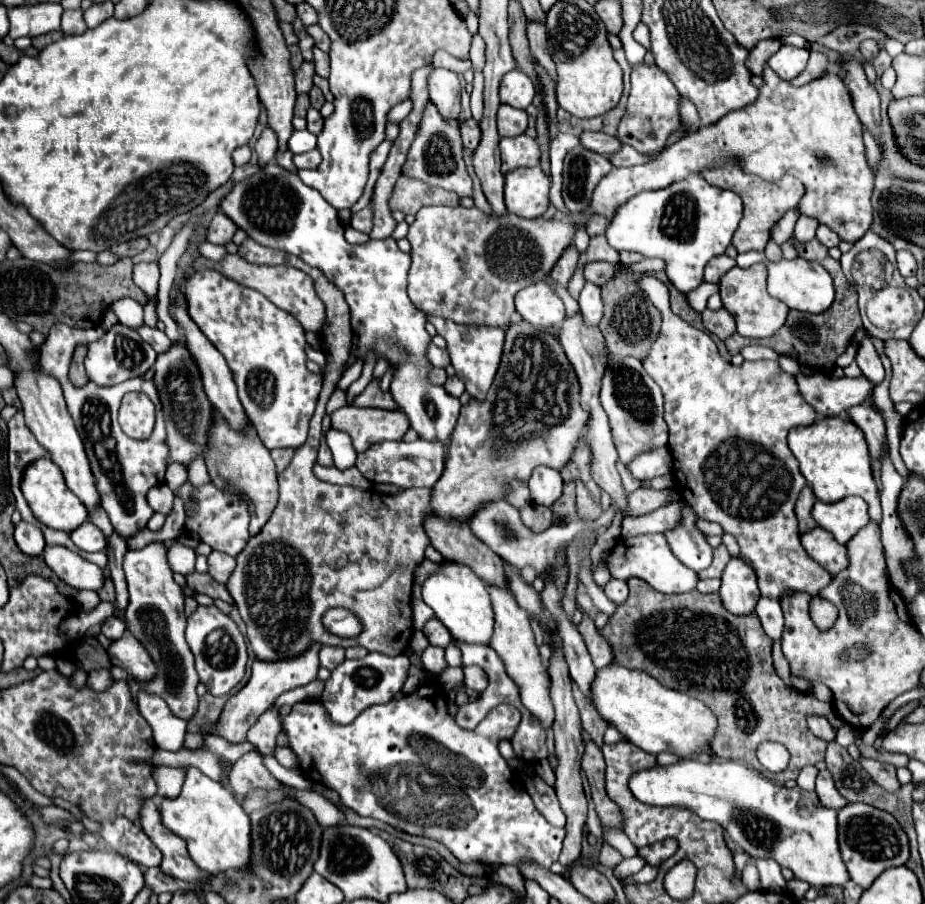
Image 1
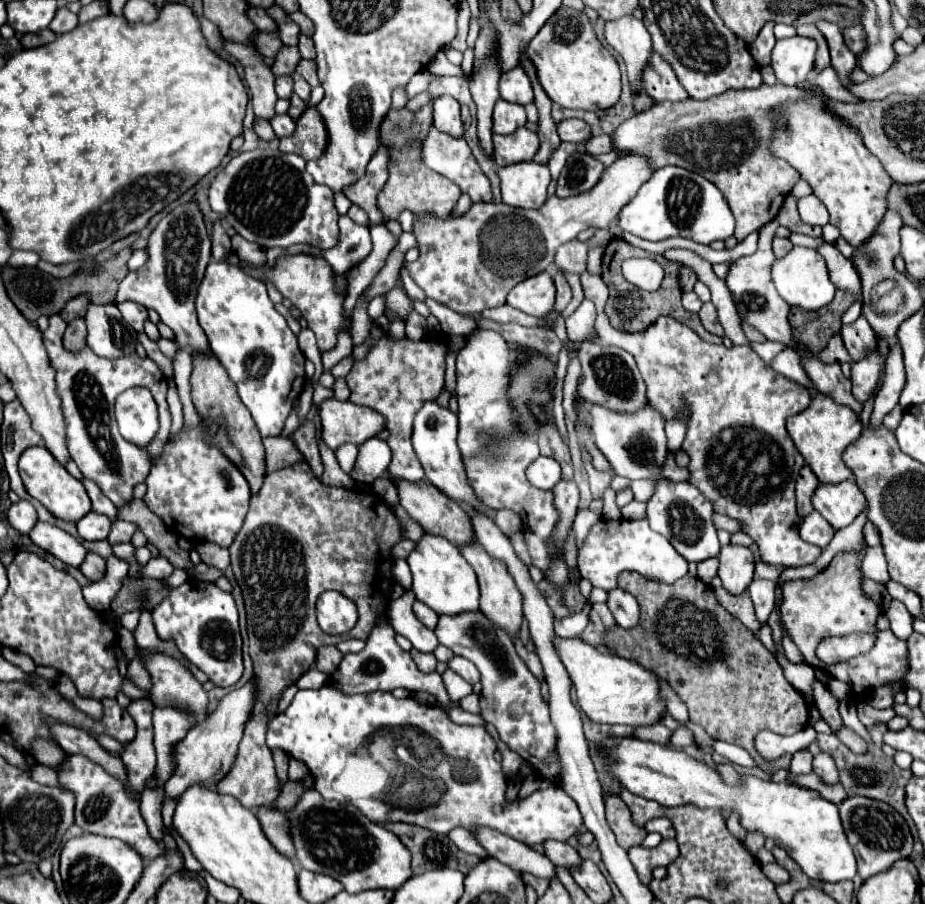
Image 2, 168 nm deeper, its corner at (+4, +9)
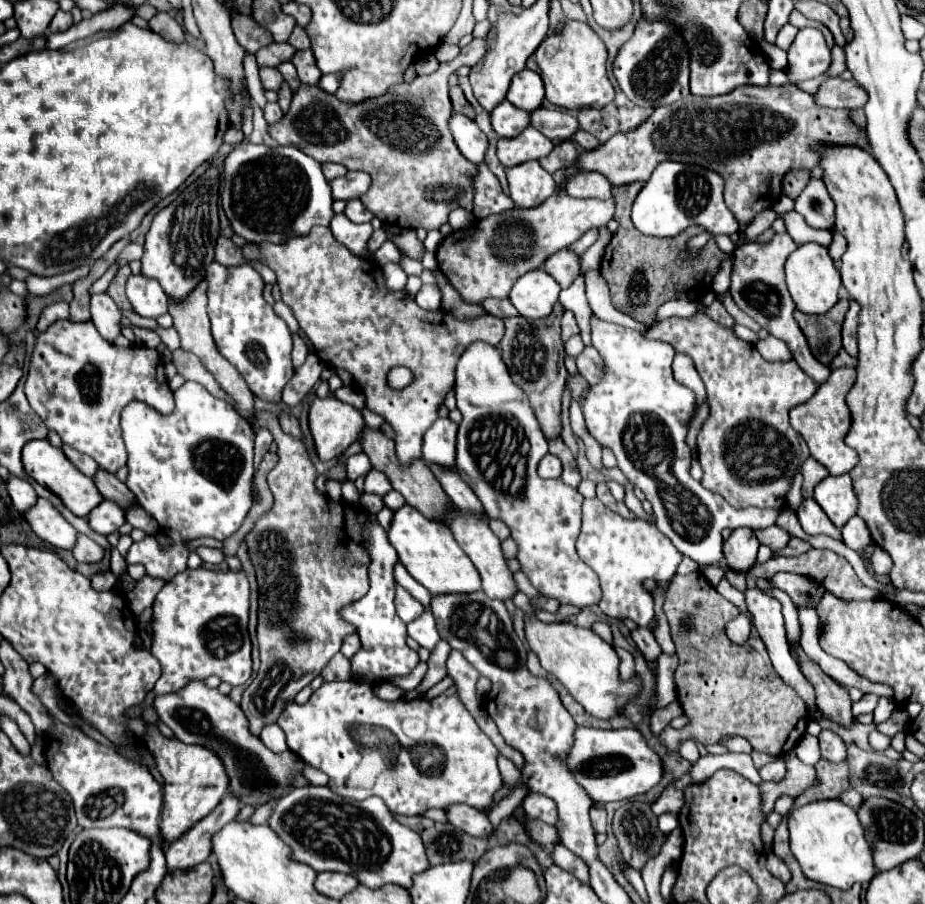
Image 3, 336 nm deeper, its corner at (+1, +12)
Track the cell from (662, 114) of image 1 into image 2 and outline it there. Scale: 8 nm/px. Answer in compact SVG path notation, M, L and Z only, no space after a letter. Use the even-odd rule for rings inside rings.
M626 16L614 22L606 22L608 44L624 58L634 96L634 114L652 108L654 100L644 88L644 68L650 64L652 40L646 26L634 16Z

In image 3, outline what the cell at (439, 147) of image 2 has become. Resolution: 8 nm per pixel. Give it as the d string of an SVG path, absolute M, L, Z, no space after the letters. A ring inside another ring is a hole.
M485 163L477 165L479 173L475 177L475 217L489 217L493 213L509 211L515 207L511 197L507 197L497 181L497 177L487 169Z

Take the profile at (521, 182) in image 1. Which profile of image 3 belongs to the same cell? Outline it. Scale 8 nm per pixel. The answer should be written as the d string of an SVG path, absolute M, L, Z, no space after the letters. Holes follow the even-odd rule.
M529 161L513 169L507 169L507 179L511 199L517 207L537 207L555 193L553 177L537 161Z

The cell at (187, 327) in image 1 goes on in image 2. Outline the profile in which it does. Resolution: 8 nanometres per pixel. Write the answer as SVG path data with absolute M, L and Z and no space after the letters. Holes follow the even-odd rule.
M194 202L176 206L160 220L160 224L150 236L148 254L150 260L146 262L146 266L138 272L130 272L120 282L116 304L134 300L146 308L154 308L160 314L160 320L174 330L180 348L188 348L192 354L210 350L210 344L206 342L206 334L200 330L194 310L196 290L210 260L210 232L204 226L202 214Z

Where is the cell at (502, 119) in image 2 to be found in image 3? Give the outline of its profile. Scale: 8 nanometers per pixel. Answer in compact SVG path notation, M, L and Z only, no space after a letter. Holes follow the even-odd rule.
M507 99L491 111L491 125L499 137L517 137L529 125L529 113L511 105Z

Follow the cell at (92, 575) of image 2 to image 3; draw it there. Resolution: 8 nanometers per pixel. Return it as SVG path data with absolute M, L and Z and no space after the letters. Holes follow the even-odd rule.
M79 533L77 543L73 547L73 557L81 563L97 563L103 557L103 549L93 539Z

